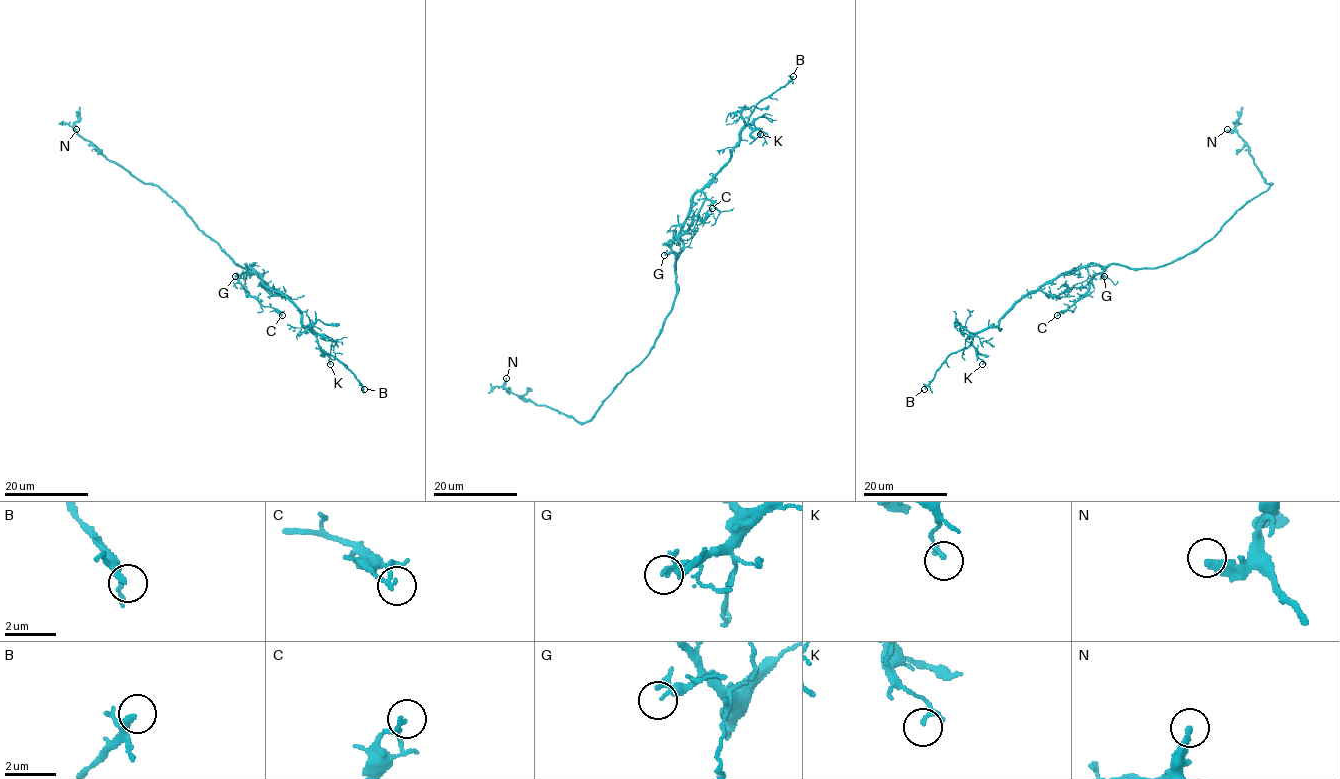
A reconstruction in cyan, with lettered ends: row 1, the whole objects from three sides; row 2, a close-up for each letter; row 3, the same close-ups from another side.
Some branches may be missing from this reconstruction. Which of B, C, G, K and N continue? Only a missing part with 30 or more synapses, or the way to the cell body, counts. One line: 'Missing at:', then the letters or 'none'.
Missing at: B

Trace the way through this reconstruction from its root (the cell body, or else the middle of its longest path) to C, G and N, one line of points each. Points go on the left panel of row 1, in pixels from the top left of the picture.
C: (244, 268), (246, 264), (246, 269), (239, 276), (241, 287), (264, 307), (272, 307), (282, 315)
G: (244, 268), (246, 264), (246, 269), (235, 276)
N: (244, 268), (204, 234), (167, 193), (155, 185), (138, 181), (84, 140), (76, 129)

